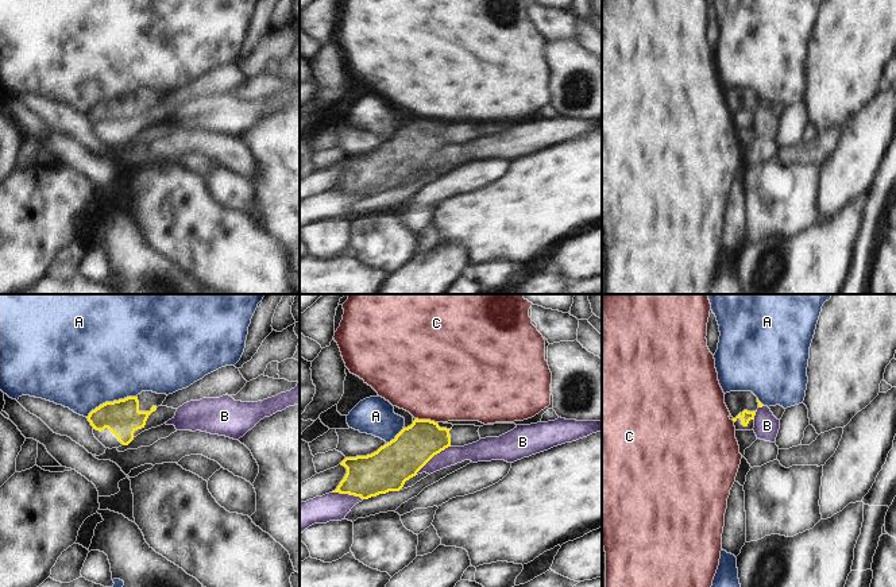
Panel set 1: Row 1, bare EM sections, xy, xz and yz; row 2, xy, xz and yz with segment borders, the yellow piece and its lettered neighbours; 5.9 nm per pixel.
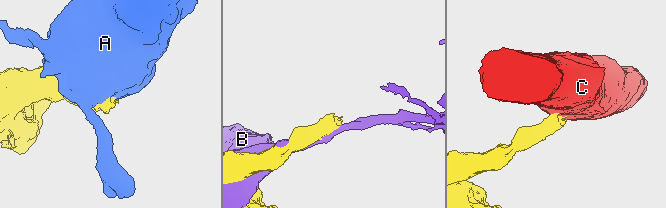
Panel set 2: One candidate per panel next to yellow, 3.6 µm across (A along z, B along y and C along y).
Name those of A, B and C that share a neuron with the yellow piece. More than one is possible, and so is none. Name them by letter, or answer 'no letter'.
no letter

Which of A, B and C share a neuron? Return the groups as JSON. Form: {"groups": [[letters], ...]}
{"groups": [["A"], ["B"], ["C"]]}

